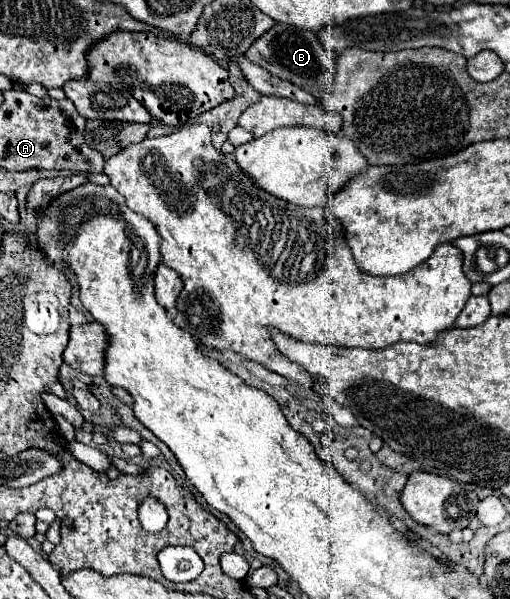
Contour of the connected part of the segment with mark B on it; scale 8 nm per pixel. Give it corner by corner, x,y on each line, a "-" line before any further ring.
275,23
273,29
269,29
265,35
261,35
251,45
251,49
247,49
245,57
249,57
249,61
257,63
259,67
267,69
269,73
279,75
285,81
291,81
293,85
297,85
297,87
313,93
313,95
329,93
329,89
333,85
337,53
325,51
323,45
317,39
313,39
311,31
303,31
297,27

